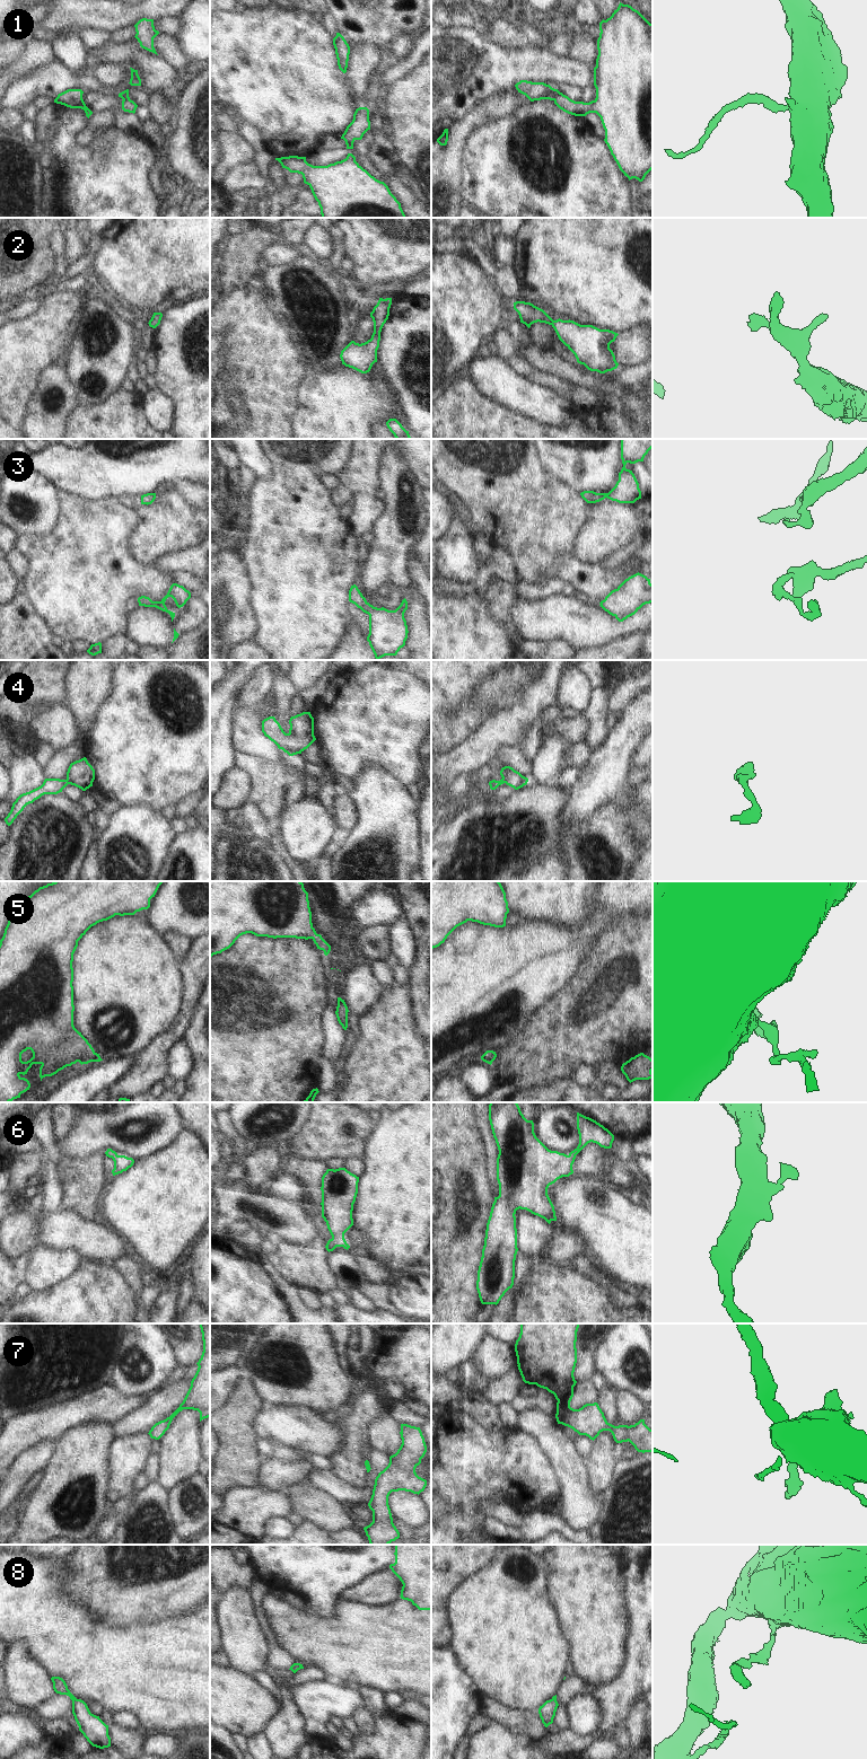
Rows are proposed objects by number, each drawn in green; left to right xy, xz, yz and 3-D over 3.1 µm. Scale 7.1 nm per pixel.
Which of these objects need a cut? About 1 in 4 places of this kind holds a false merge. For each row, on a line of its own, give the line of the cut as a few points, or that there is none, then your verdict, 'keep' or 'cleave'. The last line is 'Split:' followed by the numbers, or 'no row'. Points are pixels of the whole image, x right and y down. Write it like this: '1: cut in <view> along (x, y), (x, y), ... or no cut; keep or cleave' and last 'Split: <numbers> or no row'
1: no cut; keep
2: no cut; keep
3: no cut; keep
4: no cut; keep
5: no cut; keep
6: no cut; keep
7: no cut; keep
8: no cut; keep
Split: no row

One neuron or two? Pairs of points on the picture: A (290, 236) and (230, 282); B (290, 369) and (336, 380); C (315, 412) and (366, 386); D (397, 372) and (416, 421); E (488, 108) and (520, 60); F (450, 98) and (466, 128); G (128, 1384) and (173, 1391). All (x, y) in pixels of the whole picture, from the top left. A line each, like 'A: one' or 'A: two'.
A: one
B: two
C: one
D: one
E: two
F: two
G: two

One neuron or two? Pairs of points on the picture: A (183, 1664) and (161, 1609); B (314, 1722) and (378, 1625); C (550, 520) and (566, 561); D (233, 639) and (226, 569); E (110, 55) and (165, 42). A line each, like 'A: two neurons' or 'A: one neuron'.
A: two neurons
B: two neurons
C: two neurons
D: one neuron
E: two neurons

